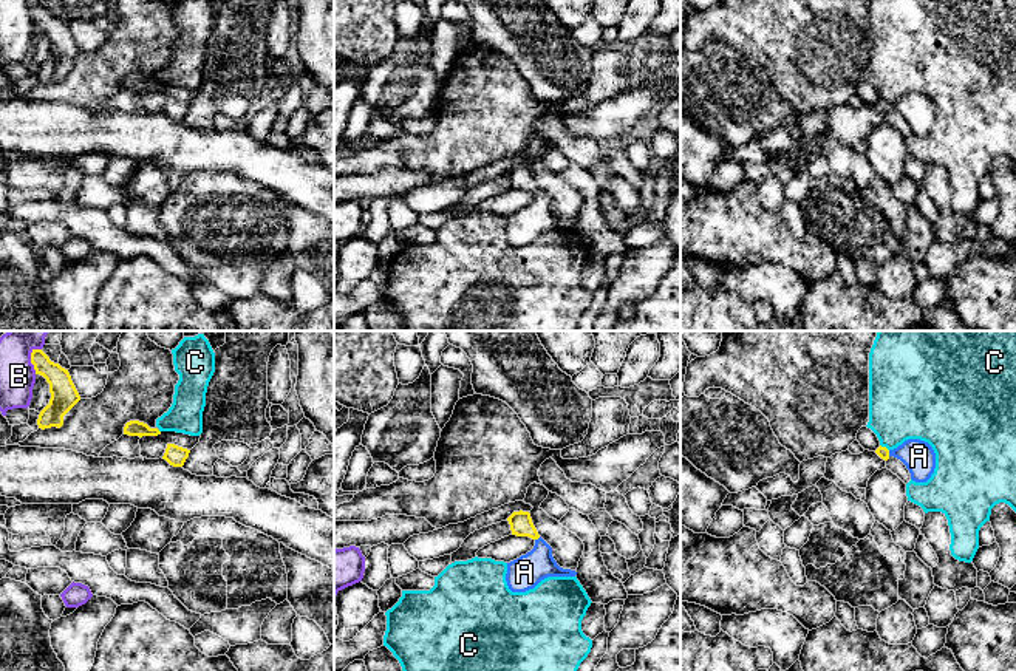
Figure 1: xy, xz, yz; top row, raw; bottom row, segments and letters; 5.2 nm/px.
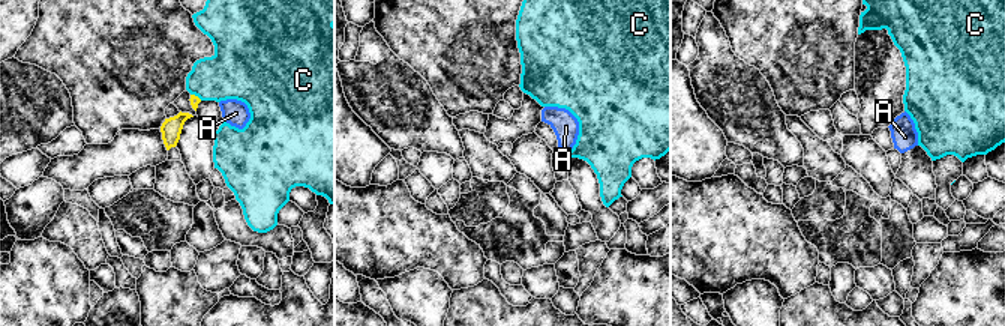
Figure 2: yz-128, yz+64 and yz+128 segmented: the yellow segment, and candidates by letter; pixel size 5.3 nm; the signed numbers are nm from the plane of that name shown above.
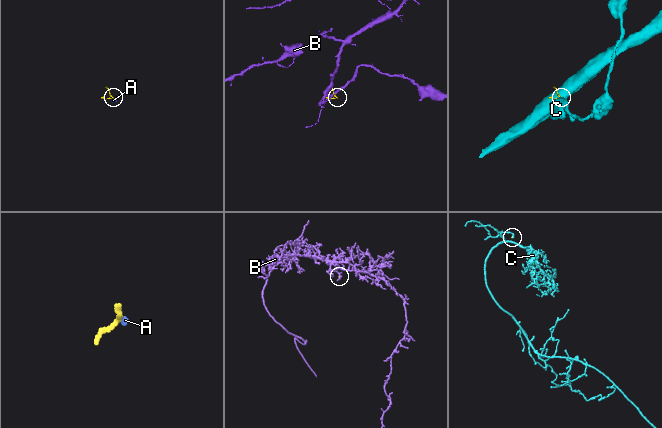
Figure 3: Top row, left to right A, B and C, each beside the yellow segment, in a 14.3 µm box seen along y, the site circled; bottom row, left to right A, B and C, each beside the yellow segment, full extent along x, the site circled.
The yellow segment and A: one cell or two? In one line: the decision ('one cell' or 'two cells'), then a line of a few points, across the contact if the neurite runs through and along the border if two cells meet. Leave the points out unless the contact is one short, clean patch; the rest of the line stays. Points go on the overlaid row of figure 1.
one cell; line xz (521, 524), (537, 538), (538, 558), (525, 572)

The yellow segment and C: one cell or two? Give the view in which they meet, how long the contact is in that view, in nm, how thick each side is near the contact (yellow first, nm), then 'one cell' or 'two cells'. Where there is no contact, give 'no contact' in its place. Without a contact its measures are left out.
yz | 60 nm | 60/360 nm | two cells

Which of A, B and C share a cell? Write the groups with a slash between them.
A / B / C

